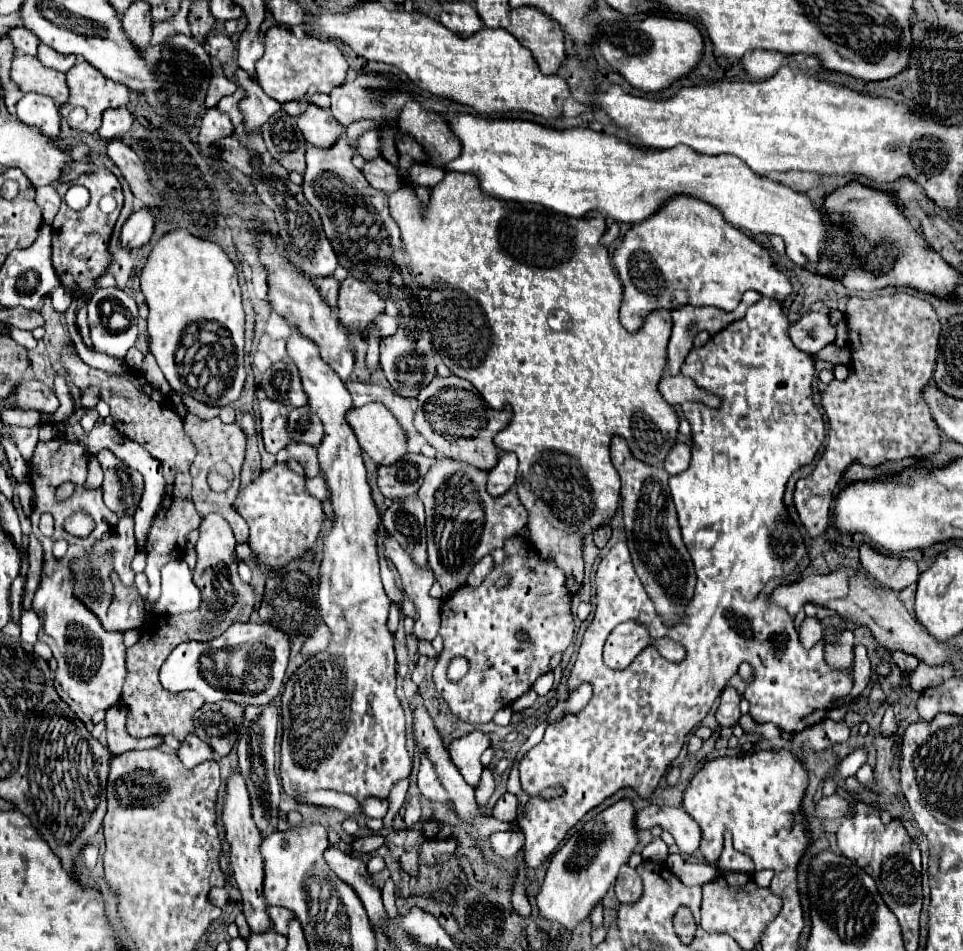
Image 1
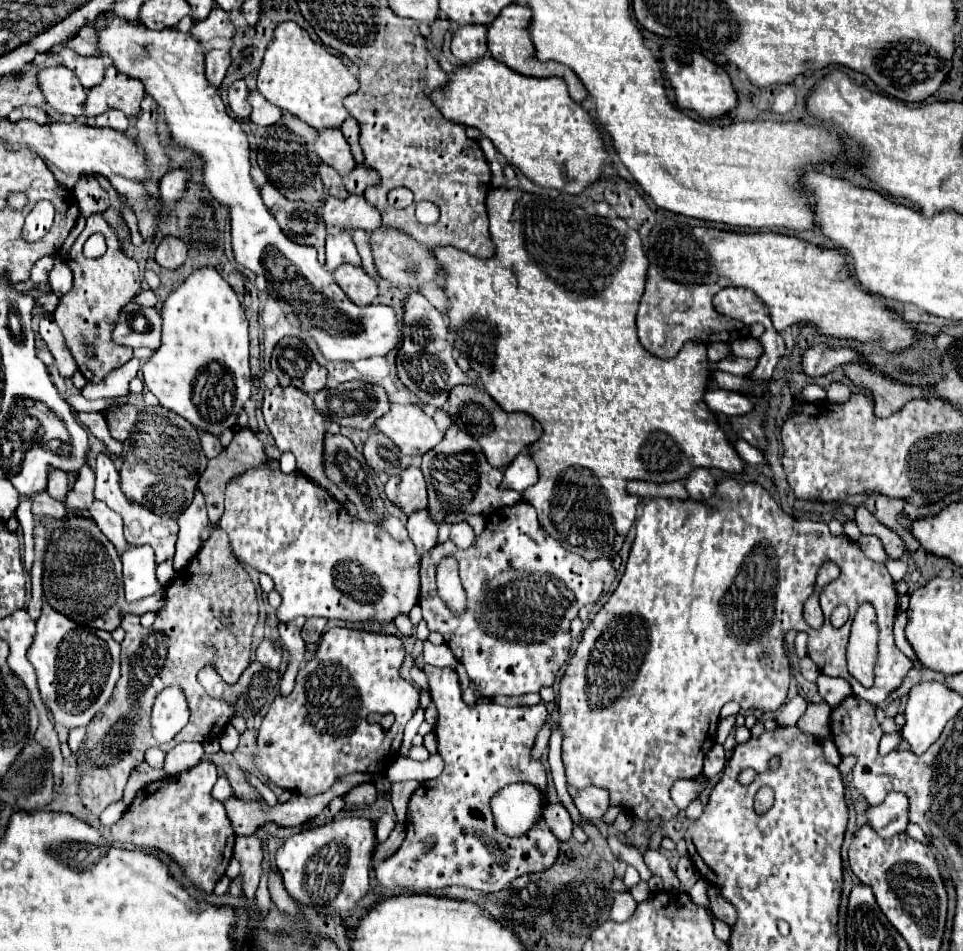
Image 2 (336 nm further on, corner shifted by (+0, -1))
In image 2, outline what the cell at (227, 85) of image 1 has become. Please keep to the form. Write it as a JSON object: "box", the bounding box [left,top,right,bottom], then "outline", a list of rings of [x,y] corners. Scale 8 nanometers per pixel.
{"box":[206,49,230,87],"outline":[[[214,49],[214,51],[206,53],[206,79],[210,81],[212,87],[220,87],[228,65],[230,65],[228,51]]]}

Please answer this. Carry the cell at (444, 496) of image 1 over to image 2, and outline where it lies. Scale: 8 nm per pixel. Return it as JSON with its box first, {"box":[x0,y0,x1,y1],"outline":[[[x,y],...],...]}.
{"box":[422,427,520,525],"outline":[[[450,427],[444,433],[440,445],[422,455],[422,471],[424,479],[428,479],[428,513],[436,525],[460,523],[466,521],[468,515],[482,515],[492,503],[512,503],[520,501],[516,491],[500,491],[498,485],[502,481],[502,471],[494,469],[480,449],[480,445],[458,427]]]}

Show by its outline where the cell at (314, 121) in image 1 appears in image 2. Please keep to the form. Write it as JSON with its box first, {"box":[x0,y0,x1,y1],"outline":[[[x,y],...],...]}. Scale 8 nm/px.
{"box":[314,129,356,175],"outline":[[[340,129],[320,131],[320,135],[314,143],[314,151],[318,153],[318,157],[324,163],[334,167],[340,175],[346,175],[356,167],[352,153],[350,153],[350,147],[348,147],[348,141],[344,139]]]}

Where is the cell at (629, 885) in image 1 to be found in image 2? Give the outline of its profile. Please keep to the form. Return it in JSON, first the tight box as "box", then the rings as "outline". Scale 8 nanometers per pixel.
{"box":[610,891,636,921],"outline":[[[628,891],[616,893],[614,903],[612,903],[612,911],[610,911],[610,919],[612,921],[628,921],[632,917],[632,913],[636,911],[636,901],[632,899],[632,895]]]}

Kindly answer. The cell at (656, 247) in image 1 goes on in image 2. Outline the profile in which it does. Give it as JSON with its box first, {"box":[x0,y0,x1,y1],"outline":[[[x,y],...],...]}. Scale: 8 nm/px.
{"box":[638,219,914,359],"outline":[[[664,219],[650,231],[648,255],[648,279],[646,289],[638,309],[638,337],[644,349],[660,359],[670,359],[682,345],[690,339],[702,339],[704,343],[732,341],[748,335],[748,327],[742,321],[720,315],[712,307],[712,297],[724,287],[744,287],[754,291],[762,303],[768,307],[776,331],[784,331],[794,323],[812,323],[824,335],[850,337],[858,341],[880,339],[888,351],[898,351],[914,341],[914,329],[902,317],[894,315],[894,309],[886,305],[884,299],[864,291],[848,273],[848,265],[840,253],[834,249],[820,249],[796,237],[778,233],[736,233],[714,227],[690,227],[686,223],[676,223],[674,219]]]}

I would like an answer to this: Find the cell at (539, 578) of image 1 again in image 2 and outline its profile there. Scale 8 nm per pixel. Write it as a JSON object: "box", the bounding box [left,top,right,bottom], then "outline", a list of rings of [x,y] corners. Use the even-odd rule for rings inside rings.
{"box":[420,501,602,699],"outline":[[[524,501],[506,509],[496,509],[488,517],[482,535],[478,535],[474,545],[466,551],[456,549],[450,541],[432,547],[432,551],[420,559],[420,579],[420,607],[424,621],[430,631],[436,631],[446,639],[446,645],[466,667],[468,677],[476,683],[480,695],[488,699],[496,695],[524,695],[552,685],[560,667],[570,657],[570,633],[566,631],[568,621],[572,621],[582,607],[596,601],[602,593],[602,581],[592,577],[590,563],[580,555],[572,555],[552,539],[540,527],[534,507]],[[444,557],[454,557],[458,561],[460,579],[468,595],[468,611],[462,617],[454,617],[436,593],[436,567]]]}

